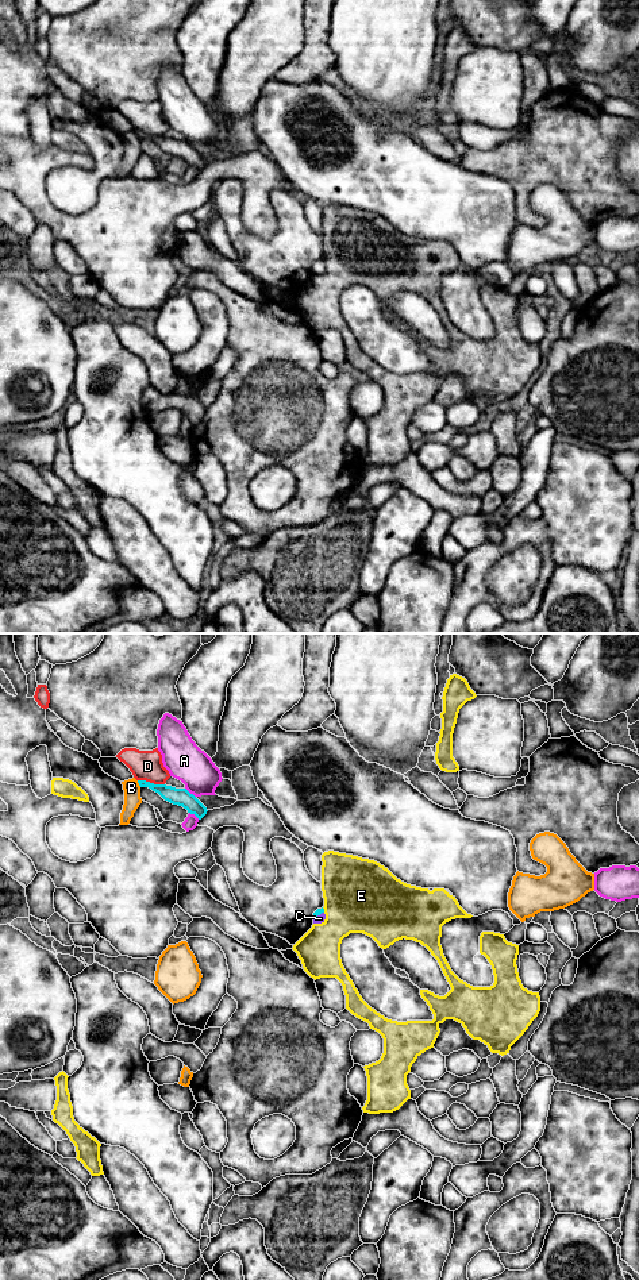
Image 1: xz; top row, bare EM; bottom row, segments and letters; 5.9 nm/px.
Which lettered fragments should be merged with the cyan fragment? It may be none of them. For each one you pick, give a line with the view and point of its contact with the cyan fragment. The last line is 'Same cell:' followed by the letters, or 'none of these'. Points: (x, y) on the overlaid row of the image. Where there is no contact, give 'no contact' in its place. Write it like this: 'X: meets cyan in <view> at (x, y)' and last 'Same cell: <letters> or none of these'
C: meets cyan in xz at (318, 914)
Same cell: C

